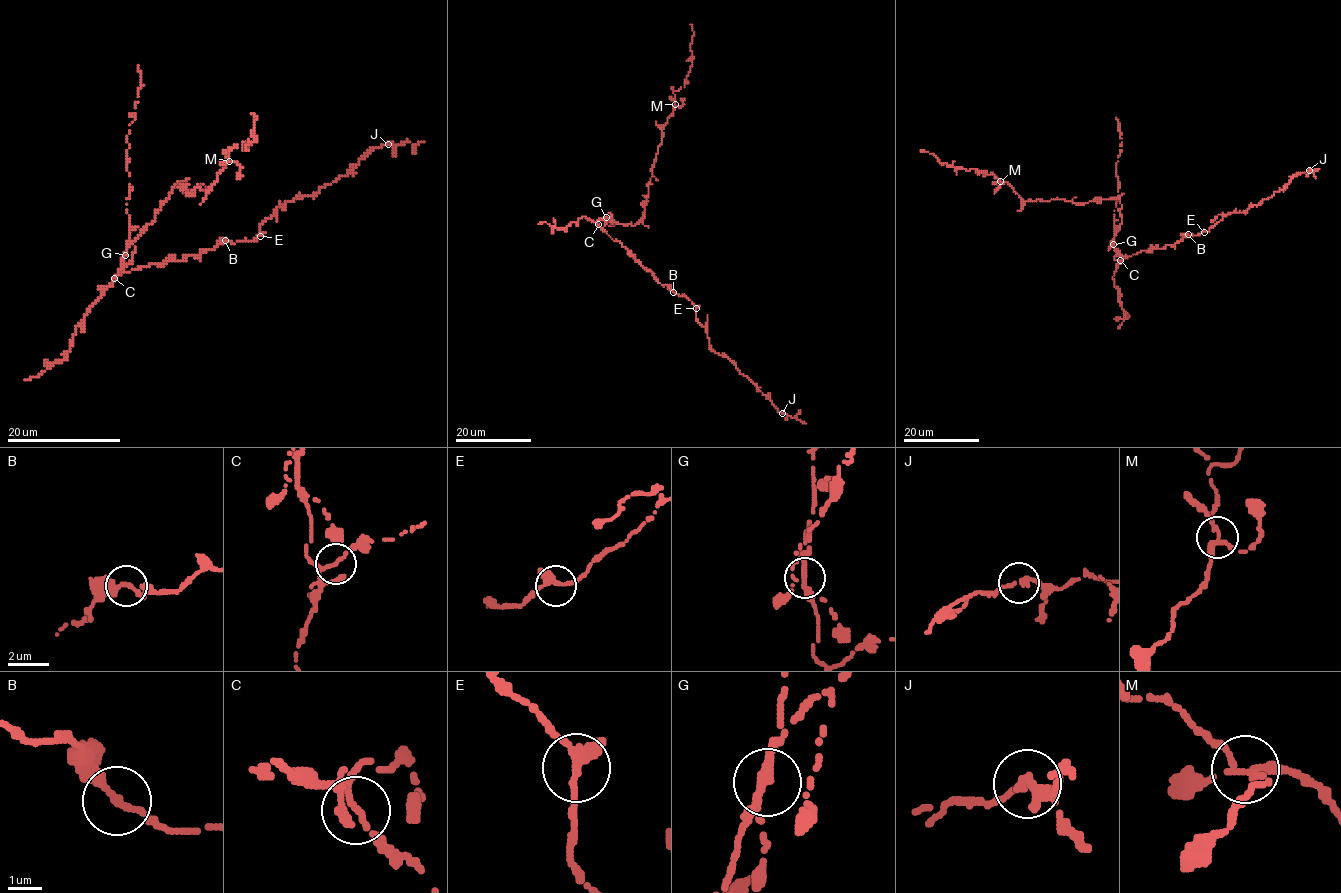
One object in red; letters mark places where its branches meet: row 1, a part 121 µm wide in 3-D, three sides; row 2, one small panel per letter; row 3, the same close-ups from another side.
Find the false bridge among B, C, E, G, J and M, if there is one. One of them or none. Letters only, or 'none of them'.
G

